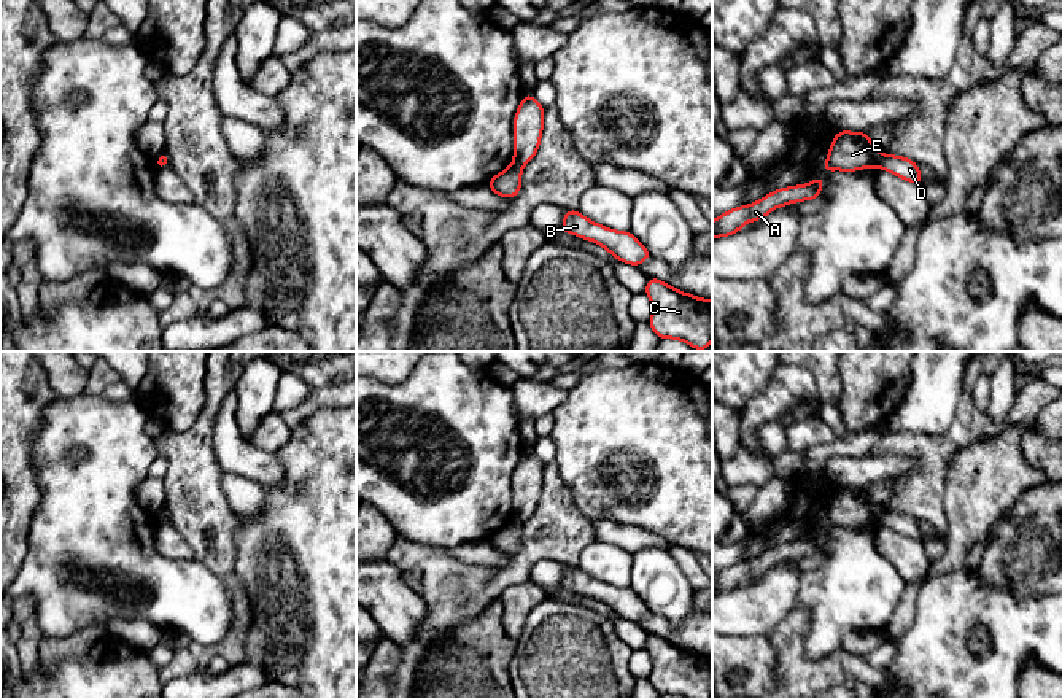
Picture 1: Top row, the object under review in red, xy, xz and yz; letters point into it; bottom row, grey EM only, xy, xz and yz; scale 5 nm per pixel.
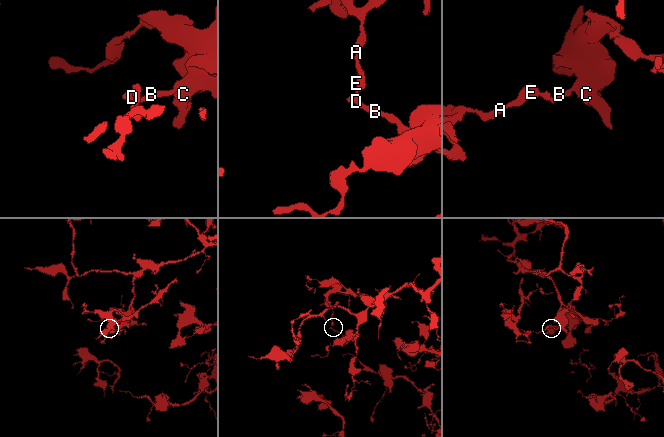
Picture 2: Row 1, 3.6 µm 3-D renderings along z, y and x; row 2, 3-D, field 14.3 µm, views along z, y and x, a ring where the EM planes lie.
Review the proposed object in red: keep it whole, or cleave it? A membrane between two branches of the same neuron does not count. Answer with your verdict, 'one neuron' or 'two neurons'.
two neurons

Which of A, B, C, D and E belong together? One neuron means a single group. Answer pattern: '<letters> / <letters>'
A E / B C D

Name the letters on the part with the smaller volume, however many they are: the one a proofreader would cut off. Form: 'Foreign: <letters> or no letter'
Foreign: A, E

